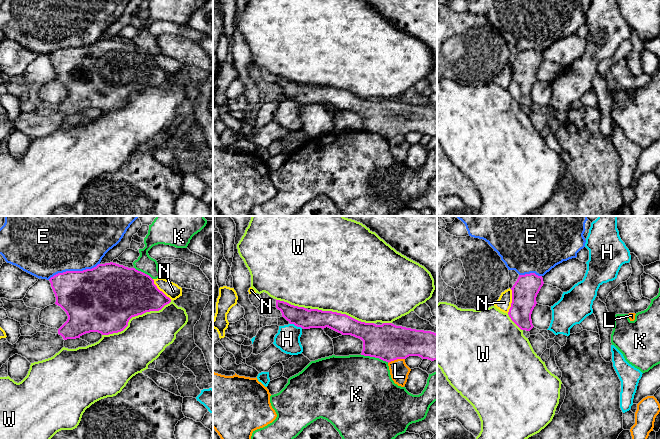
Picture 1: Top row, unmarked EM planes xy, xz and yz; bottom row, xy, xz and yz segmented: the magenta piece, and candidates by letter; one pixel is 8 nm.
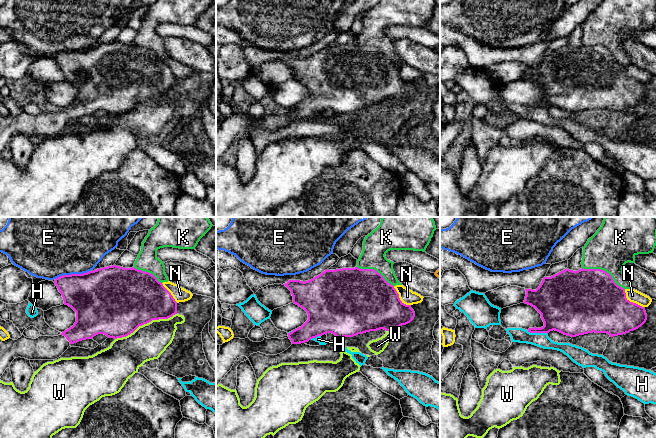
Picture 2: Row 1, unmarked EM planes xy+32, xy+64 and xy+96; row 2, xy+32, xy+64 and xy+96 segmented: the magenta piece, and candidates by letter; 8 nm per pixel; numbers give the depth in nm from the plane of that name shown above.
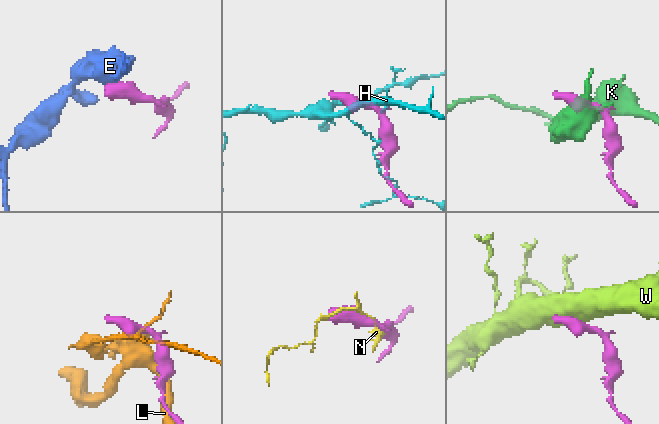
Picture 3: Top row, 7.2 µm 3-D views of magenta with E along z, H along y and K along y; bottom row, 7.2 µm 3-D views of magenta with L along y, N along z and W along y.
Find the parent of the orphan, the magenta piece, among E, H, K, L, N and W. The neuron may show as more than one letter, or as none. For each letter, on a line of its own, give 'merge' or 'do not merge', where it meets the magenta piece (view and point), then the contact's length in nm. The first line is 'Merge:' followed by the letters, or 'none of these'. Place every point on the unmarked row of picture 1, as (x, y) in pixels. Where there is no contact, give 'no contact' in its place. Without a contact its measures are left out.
Merge: none of these
E: do not merge; meets magenta in xy at (73, 47); contact 440 nm long
H: do not merge; meets magenta in xz at (296, 101); contact 100 nm long
K: do not merge; meets magenta in xz at (374, 132); contact 240 nm long
L: do not merge; meets magenta in xz at (396, 135); contact 140 nm long
N: do not merge; meets magenta in yz at (512, 77); contact 200 nm long
W: do not merge; meets magenta in xy at (135, 91); contact 650 nm long

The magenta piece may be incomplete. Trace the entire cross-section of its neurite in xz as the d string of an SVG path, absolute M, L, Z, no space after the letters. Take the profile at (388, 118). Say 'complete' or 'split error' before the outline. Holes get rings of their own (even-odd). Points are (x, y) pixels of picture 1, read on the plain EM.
complete; M276 76L276 84L290 100L303 105L330 104L342 111L351 111L363 117L361 131L386 138L419 132L437 136L437 110L392 99L376 101L358 97L346 90L318 85L306 85Z

